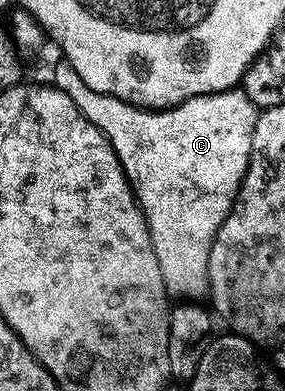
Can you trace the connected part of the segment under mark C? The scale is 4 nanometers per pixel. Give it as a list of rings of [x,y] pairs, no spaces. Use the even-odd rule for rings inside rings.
[[[60,61],[51,82],[67,93],[91,123],[104,131],[120,163],[124,165],[128,182],[132,184],[140,207],[144,210],[154,251],[171,294],[180,295],[176,297],[200,297],[196,295],[202,294],[204,290],[207,292],[210,287],[208,262],[212,242],[222,221],[226,221],[232,211],[244,175],[248,172],[254,129],[261,108],[256,106],[255,101],[243,89],[199,95],[187,99],[185,103],[179,103],[177,107],[137,107],[136,104],[113,95],[98,93],[98,89],[90,89],[90,85],[86,85],[86,81],[82,81],[82,77],[74,73],[67,61]]]

